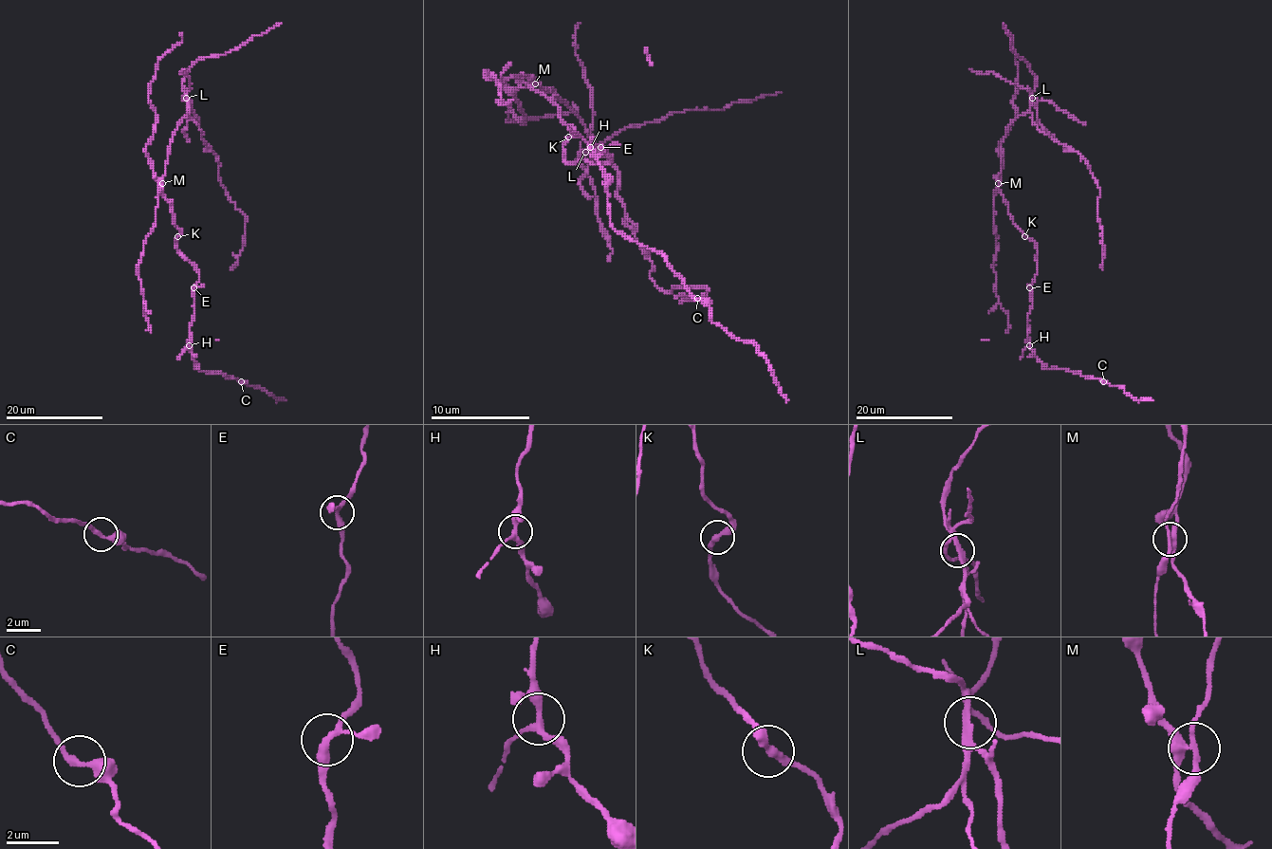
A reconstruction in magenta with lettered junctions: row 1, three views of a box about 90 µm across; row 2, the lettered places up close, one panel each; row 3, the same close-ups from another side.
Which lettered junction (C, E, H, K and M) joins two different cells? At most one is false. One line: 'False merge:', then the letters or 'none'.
False merge: M

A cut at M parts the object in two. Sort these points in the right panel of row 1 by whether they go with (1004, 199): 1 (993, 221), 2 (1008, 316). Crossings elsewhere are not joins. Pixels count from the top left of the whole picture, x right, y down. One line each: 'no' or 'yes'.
1: no
2: no

